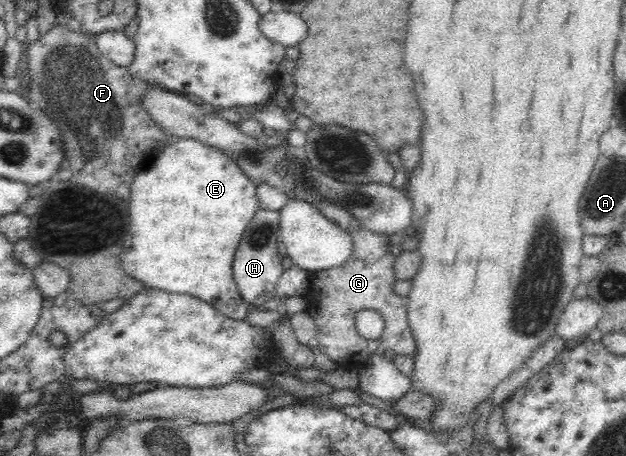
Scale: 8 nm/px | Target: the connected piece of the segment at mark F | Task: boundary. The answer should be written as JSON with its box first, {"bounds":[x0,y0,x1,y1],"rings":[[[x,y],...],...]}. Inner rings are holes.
{"bounds":[27,19,172,201],"rings":[[[60,19],[47,33],[40,35],[30,43],[27,48],[27,65],[29,69],[29,93],[28,102],[35,109],[38,109],[45,117],[48,117],[55,127],[58,127],[61,134],[63,143],[62,150],[64,151],[64,165],[71,171],[71,181],[73,183],[79,183],[81,186],[85,186],[93,191],[109,194],[112,196],[121,197],[123,201],[127,201],[130,197],[130,185],[133,178],[142,170],[147,170],[151,165],[154,157],[157,157],[161,150],[166,147],[172,140],[169,134],[162,131],[159,124],[151,118],[151,114],[147,112],[145,104],[143,104],[143,97],[149,89],[153,89],[153,85],[149,82],[134,78],[126,66],[120,66],[113,64],[111,60],[100,52],[100,49],[96,46],[96,43],[92,40],[92,36],[84,33],[83,31],[72,31],[69,27],[64,25],[62,19]]]}

